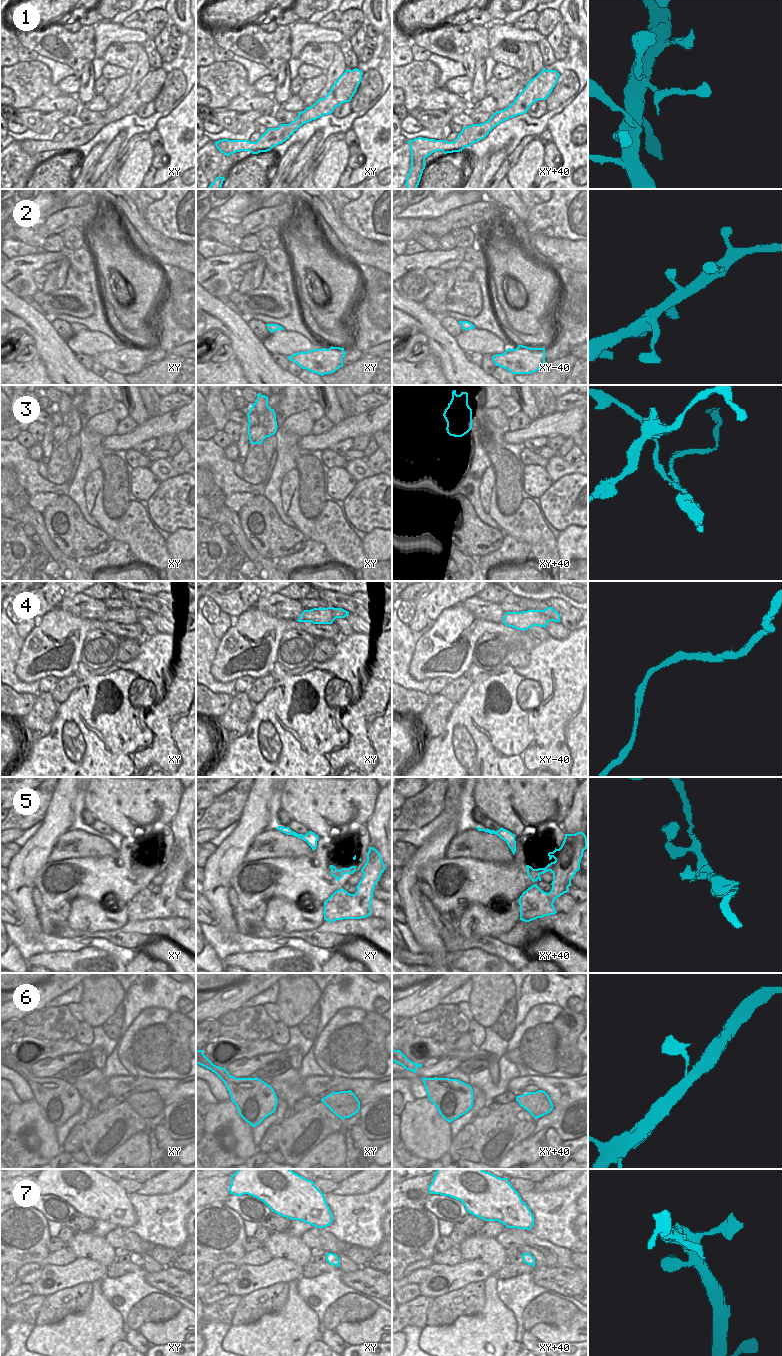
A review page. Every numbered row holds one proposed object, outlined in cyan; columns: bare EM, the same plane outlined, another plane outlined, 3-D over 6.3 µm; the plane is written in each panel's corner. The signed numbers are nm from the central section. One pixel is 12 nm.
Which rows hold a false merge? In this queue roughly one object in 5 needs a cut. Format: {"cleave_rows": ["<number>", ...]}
{"cleave_rows": ["3"]}

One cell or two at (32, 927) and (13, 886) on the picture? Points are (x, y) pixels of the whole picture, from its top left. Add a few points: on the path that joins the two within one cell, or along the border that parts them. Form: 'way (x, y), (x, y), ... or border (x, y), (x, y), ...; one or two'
way (29, 917), (27, 909), (17, 896); one

